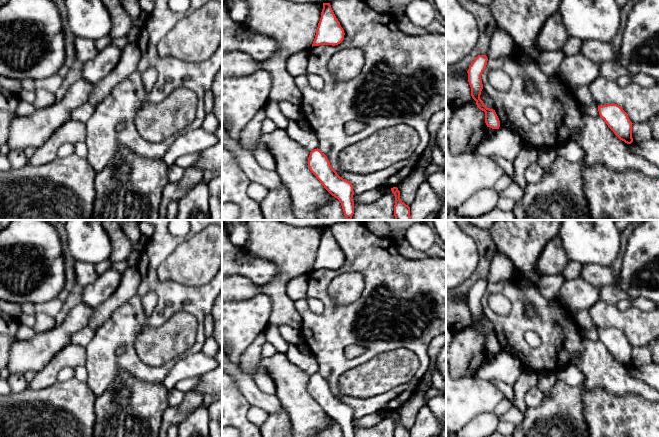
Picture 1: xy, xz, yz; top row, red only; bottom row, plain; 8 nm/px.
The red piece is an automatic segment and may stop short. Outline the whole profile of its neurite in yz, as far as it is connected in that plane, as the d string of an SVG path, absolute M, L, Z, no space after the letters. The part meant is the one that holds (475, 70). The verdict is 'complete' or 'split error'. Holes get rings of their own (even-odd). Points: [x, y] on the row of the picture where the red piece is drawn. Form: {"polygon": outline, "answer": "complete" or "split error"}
{"polygon": "M478 55L469 66L468 82L471 87L471 96L476 101L477 107L485 112L485 123L487 127L499 129L500 121L495 110L487 108L480 99L483 84L481 75L486 68L488 58L486 55Z", "answer": "complete"}

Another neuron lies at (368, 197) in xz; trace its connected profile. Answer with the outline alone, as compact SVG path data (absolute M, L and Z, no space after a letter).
M375 188L361 194L353 195L352 200L354 203L363 203L363 204L371 204L378 199L380 199L385 193L385 188Z

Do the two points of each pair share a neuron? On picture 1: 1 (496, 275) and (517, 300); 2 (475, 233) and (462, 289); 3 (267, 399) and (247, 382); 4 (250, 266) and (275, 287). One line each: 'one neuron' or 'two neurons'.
1: two neurons
2: one neuron
3: one neuron
4: two neurons

